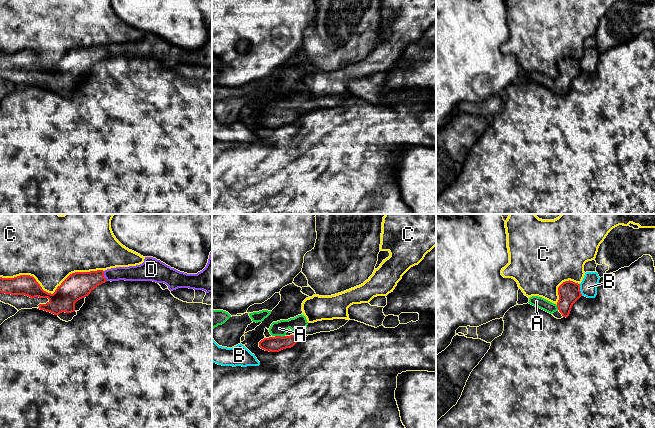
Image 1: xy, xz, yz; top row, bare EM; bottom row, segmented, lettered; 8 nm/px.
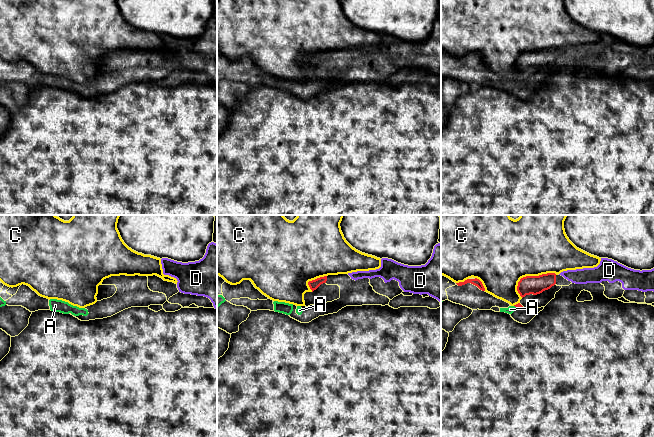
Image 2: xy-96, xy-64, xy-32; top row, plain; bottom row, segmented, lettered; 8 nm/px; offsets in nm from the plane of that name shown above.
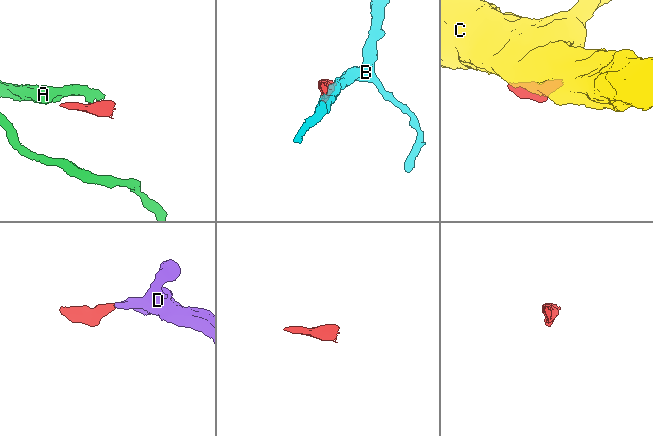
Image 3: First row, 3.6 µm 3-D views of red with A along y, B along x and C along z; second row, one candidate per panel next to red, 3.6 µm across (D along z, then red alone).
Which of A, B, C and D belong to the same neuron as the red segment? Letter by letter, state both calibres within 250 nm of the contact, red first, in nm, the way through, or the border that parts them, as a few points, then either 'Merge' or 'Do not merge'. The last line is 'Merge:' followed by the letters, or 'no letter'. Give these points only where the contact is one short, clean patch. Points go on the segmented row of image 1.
A: Thickness 130 nm (red) against 120 nm. Path across: xz (272, 344), (280, 336), (279, 328). Merge
B: Thickness 180 nm (red) against 140 nm. Do not merge
C: Thickness 220 nm (red) against 360 nm. Do not merge
D: Thickness 220 nm (red) against 130 nm. Path across: xy (78, 285), (103, 276), (132, 273). Merge
Merge: A, D

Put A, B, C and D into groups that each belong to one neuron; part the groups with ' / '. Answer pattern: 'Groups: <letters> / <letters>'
Groups: A D / B / C

